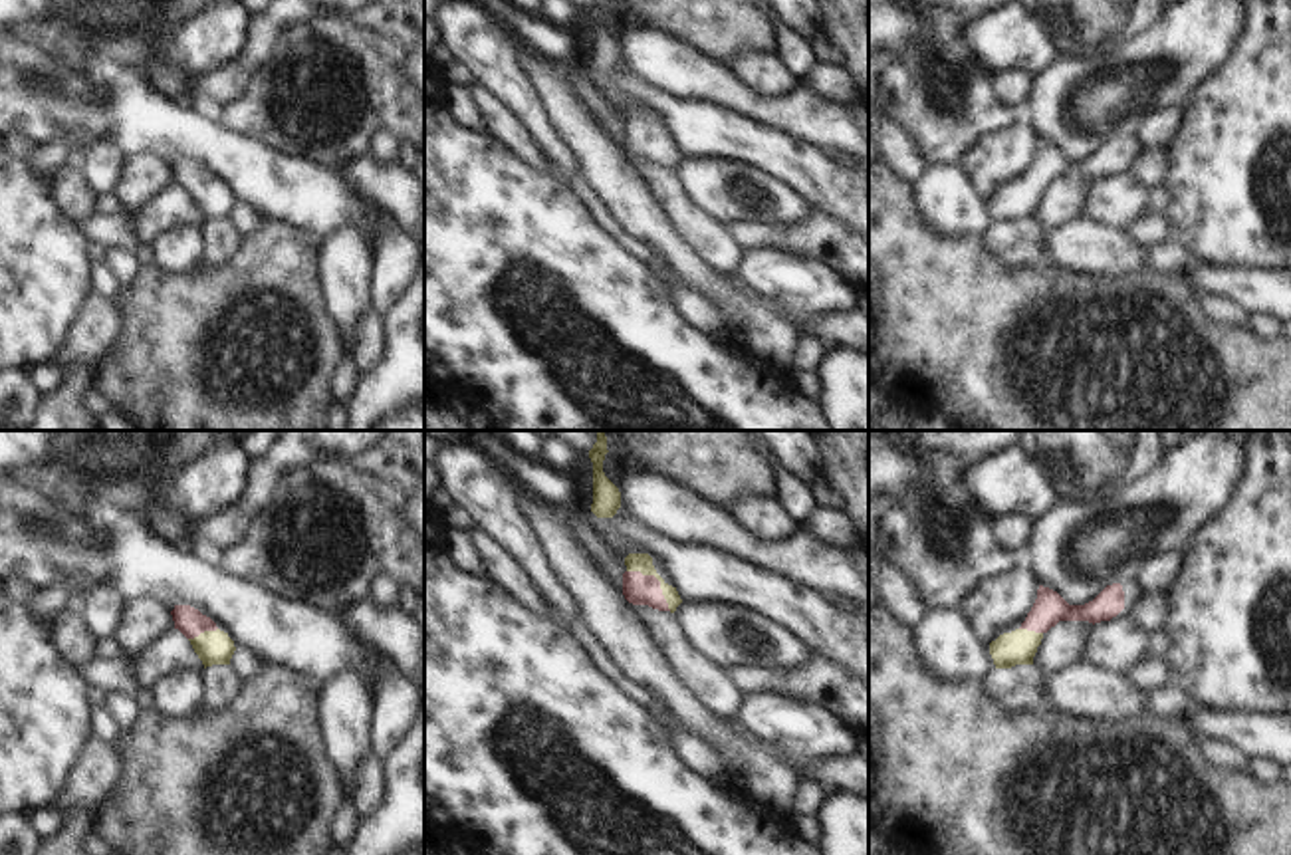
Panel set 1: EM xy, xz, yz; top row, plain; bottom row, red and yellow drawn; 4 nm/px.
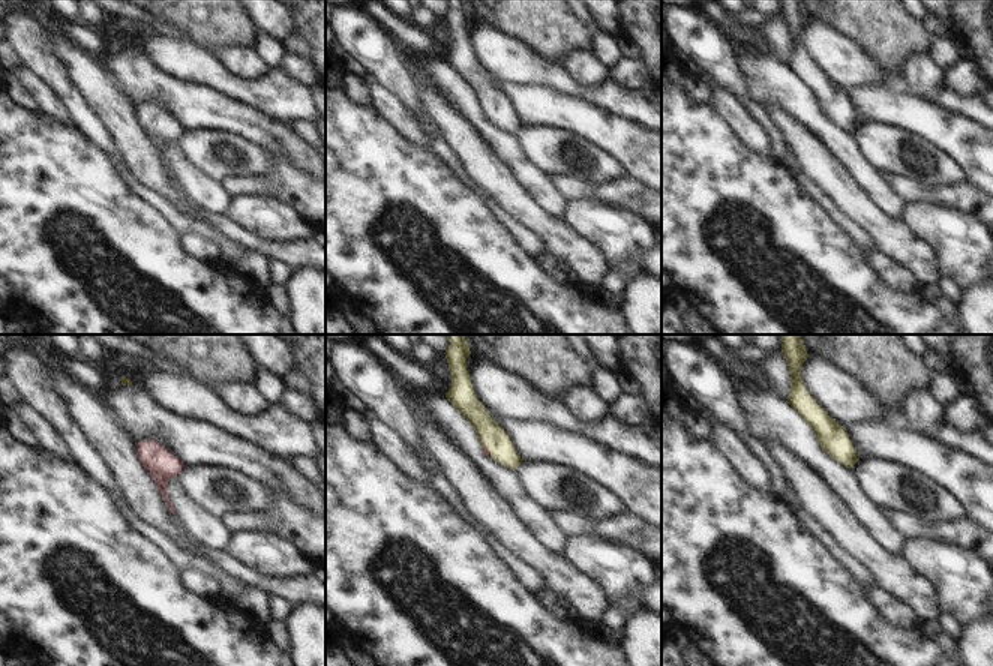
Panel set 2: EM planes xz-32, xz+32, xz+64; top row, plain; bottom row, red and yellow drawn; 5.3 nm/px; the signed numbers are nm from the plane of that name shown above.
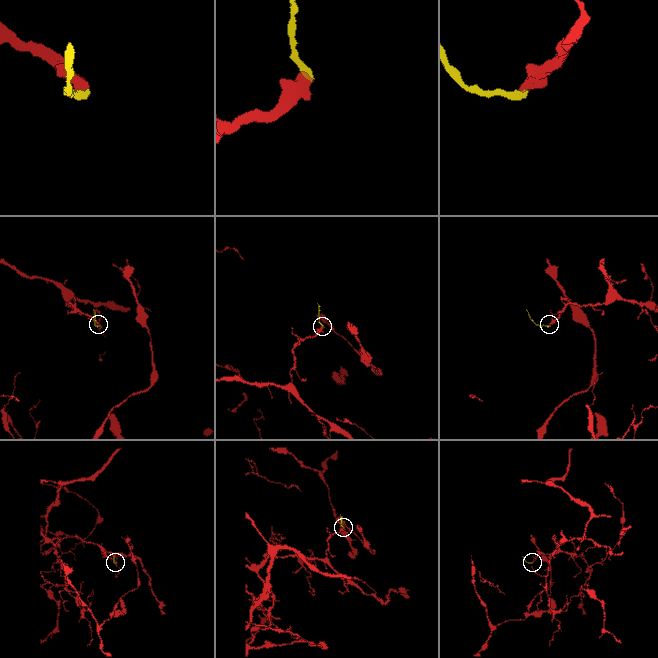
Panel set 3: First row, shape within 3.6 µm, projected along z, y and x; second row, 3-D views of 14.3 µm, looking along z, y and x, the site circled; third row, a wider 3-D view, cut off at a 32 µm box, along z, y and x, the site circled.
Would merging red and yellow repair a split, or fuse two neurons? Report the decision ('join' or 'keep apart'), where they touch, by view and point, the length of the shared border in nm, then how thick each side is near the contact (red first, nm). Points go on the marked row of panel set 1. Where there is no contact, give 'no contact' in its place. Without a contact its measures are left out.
join | xz (657, 580) | 240 nm | 130/80 nm

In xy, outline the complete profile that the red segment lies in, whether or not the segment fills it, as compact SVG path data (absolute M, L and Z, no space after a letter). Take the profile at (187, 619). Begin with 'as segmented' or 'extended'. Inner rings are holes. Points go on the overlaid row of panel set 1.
extended | M175 605L171 611L175 629L178 629L192 645L204 669L212 665L230 665L236 651L228 633L190 605Z

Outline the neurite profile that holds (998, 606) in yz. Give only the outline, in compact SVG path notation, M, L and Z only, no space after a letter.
M1017 567L1005 575L982 581L962 603L976 635L984 643L996 641L1003 633L1021 627L1037 599L1039 581L1027 567Z

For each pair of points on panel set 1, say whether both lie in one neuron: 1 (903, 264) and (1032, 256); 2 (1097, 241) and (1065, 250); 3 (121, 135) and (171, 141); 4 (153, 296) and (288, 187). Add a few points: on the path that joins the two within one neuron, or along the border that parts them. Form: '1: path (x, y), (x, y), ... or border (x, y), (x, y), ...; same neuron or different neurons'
1: border (980, 235), (1006, 264), (1046, 266); different neurons
2: path (1089, 246), (1073, 246); same neuron
3: path (133, 135), (159, 135); same neuron
4: border (256, 219), (280, 219), (302, 231); different neurons

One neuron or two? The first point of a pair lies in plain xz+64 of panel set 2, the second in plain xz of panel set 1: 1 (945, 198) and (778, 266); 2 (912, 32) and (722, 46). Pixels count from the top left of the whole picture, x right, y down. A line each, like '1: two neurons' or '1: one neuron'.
1: two neurons
2: one neuron

